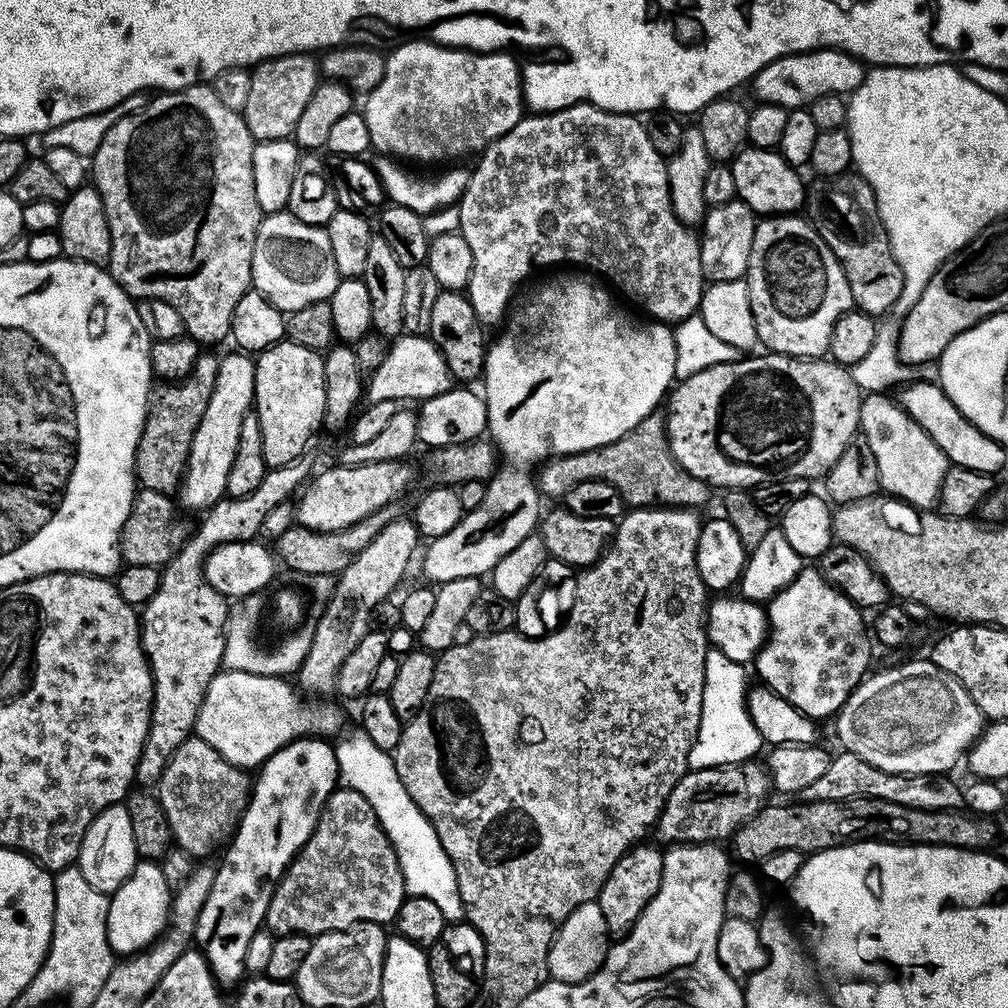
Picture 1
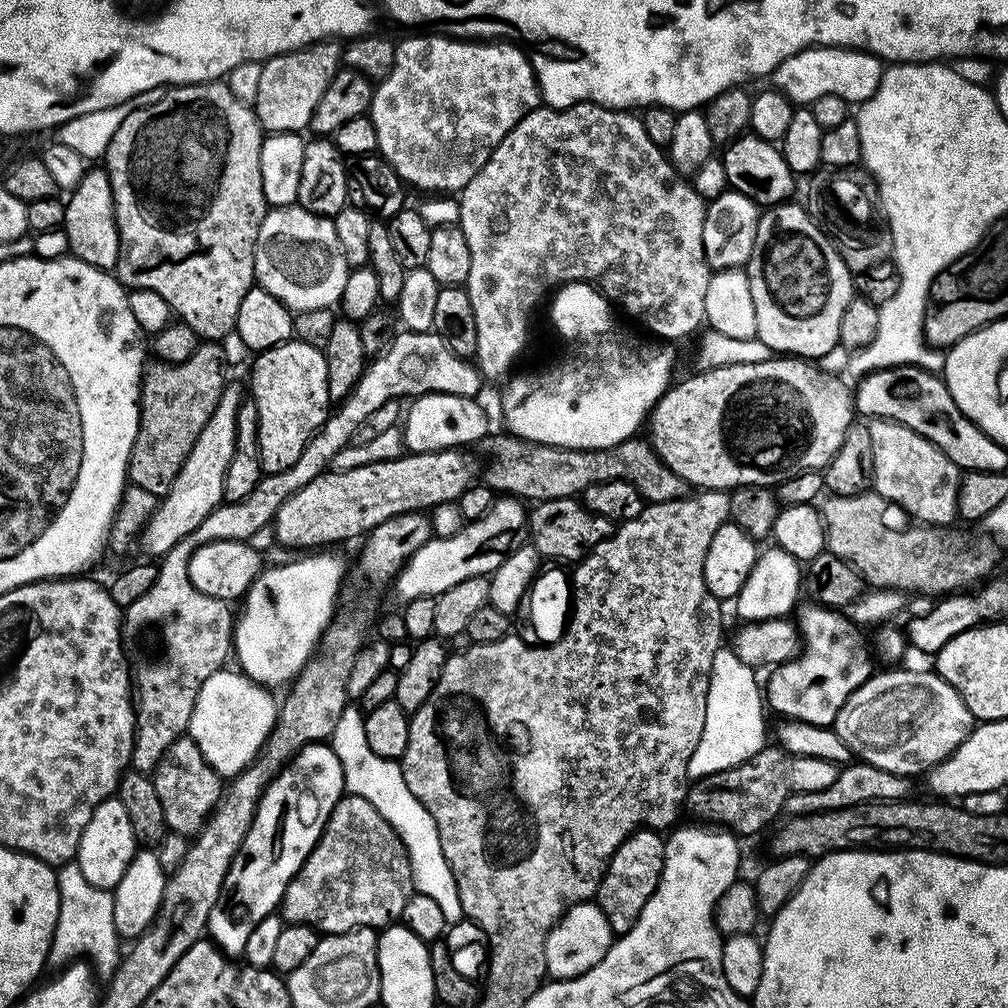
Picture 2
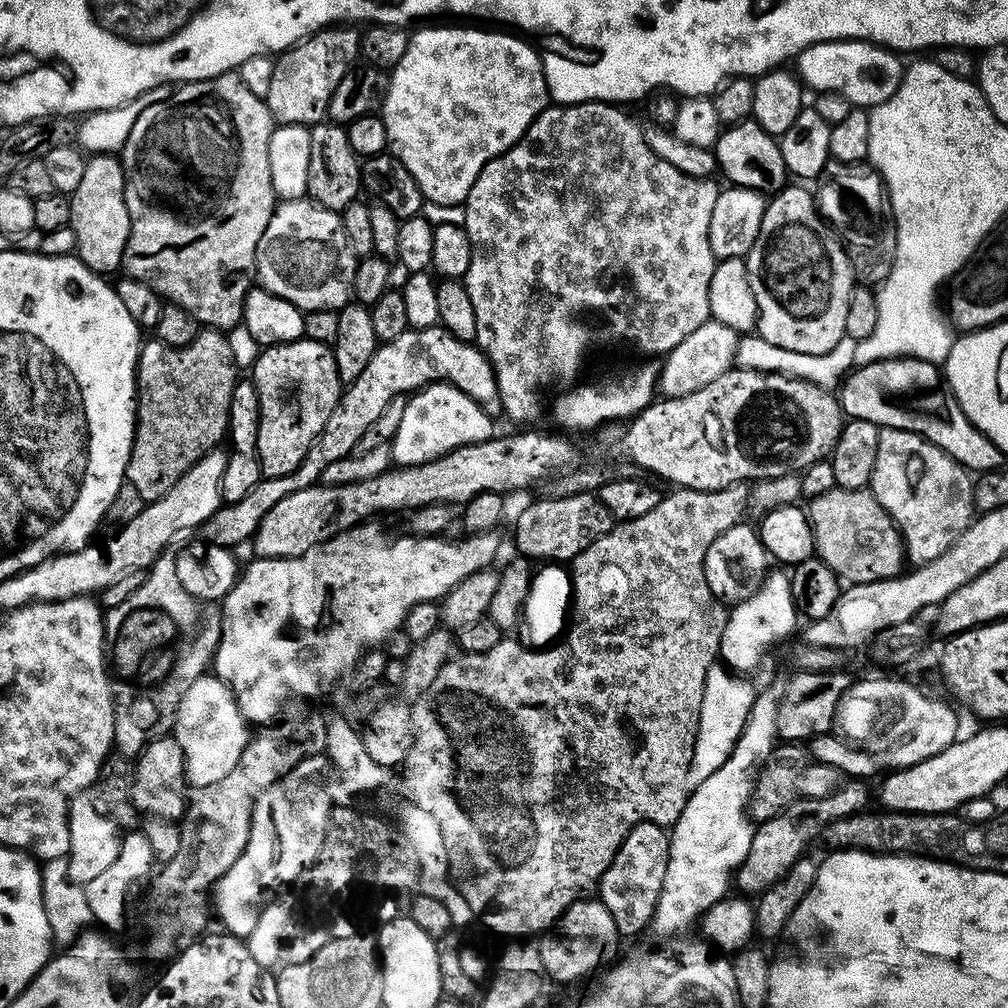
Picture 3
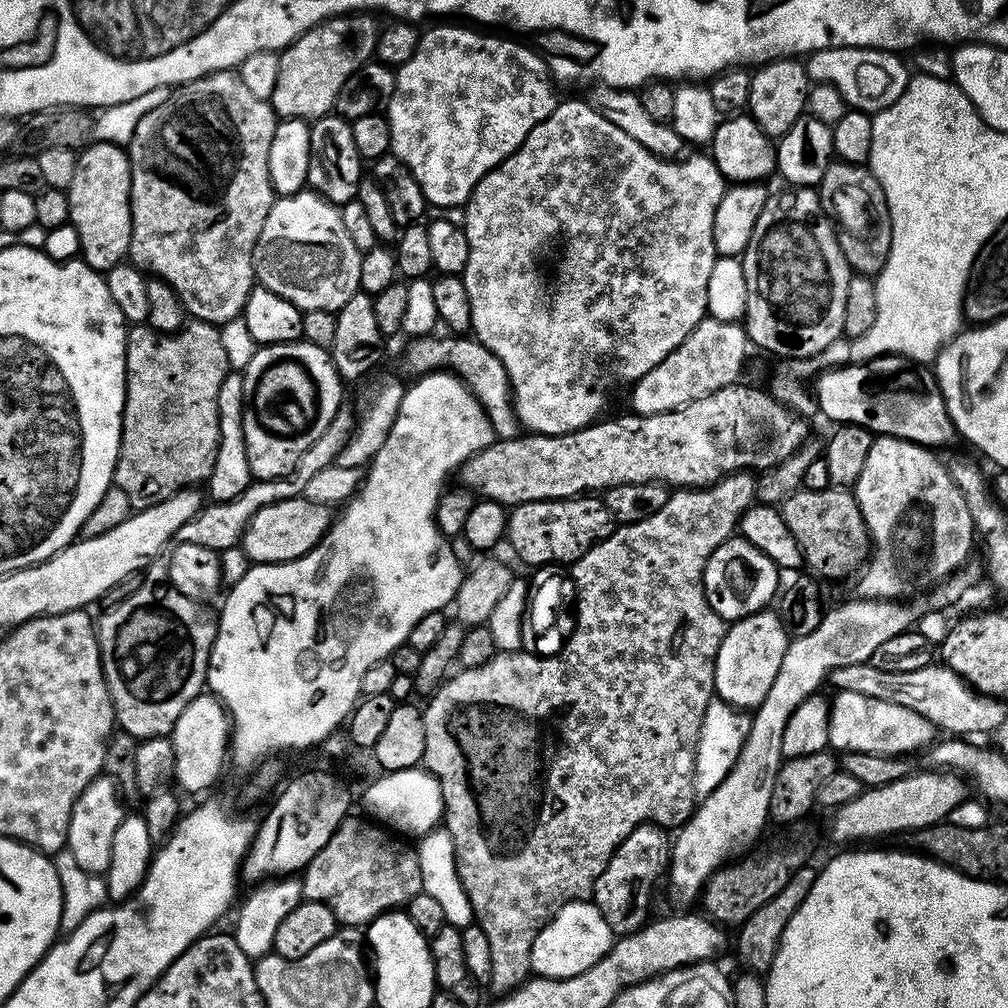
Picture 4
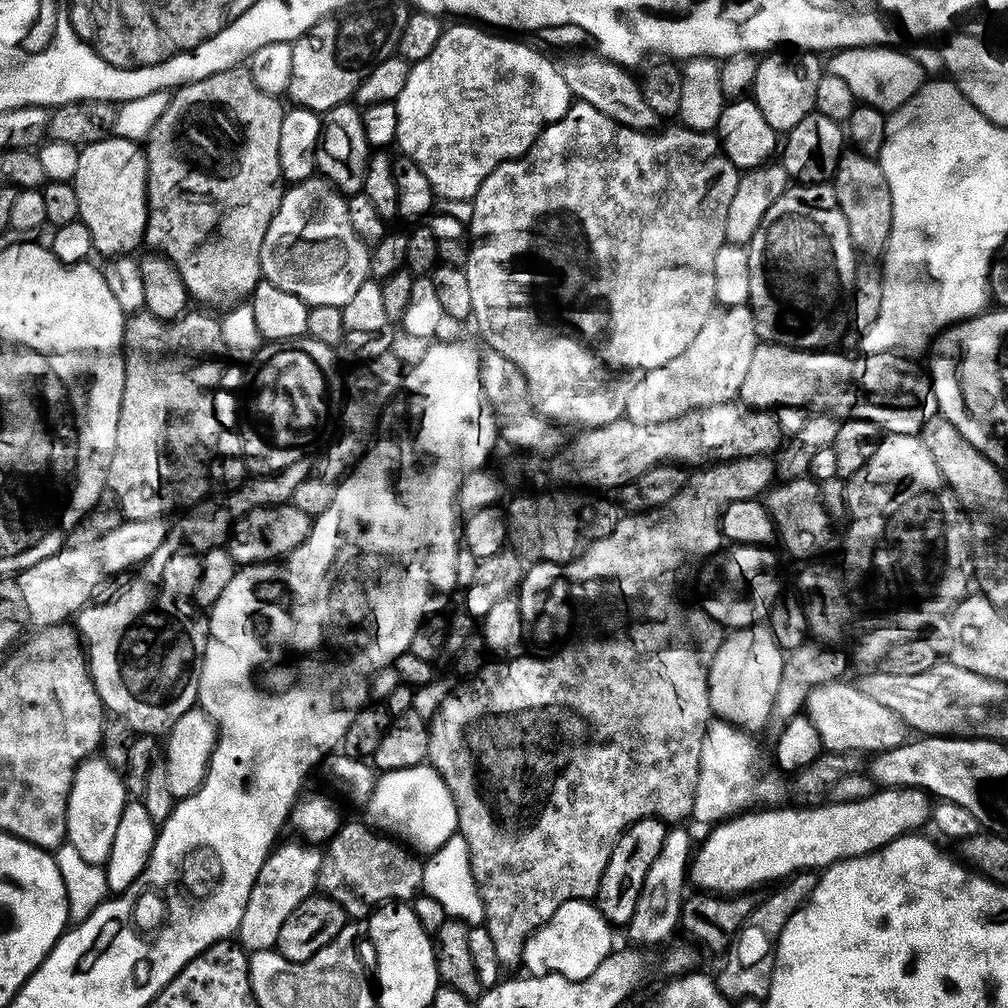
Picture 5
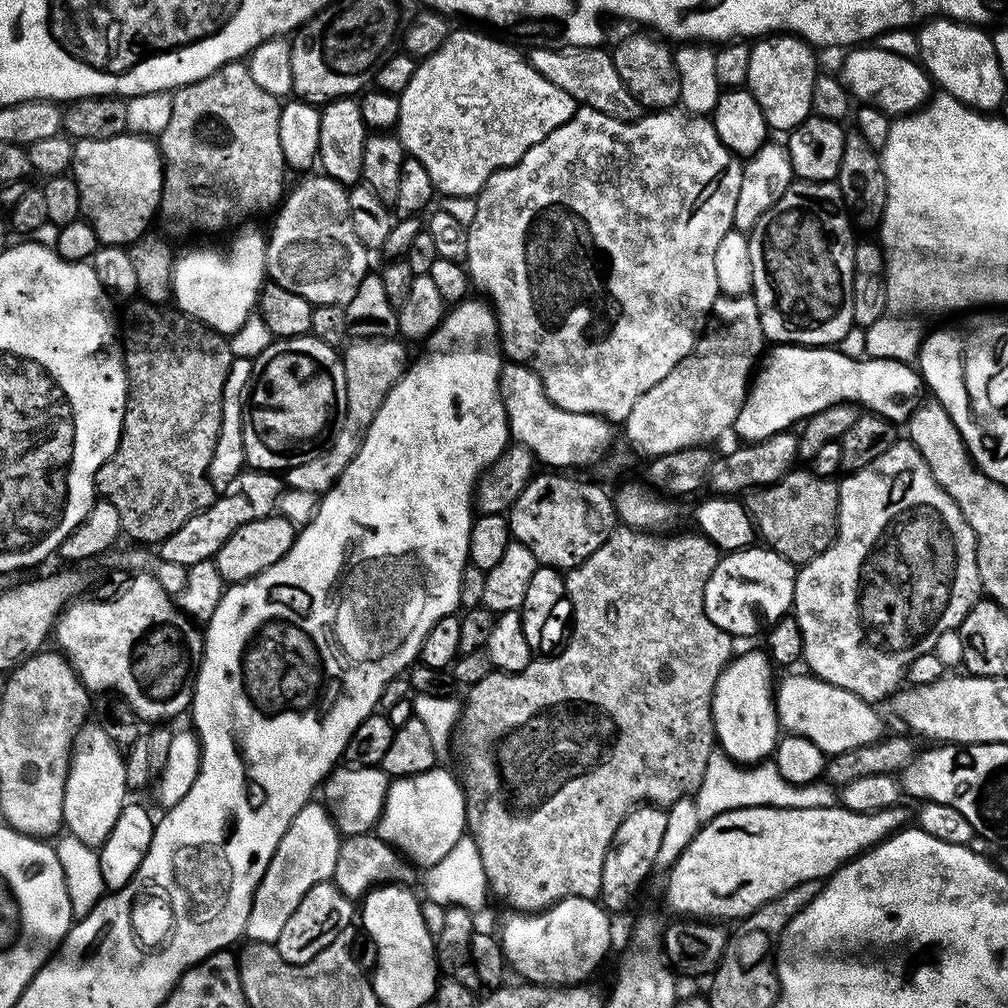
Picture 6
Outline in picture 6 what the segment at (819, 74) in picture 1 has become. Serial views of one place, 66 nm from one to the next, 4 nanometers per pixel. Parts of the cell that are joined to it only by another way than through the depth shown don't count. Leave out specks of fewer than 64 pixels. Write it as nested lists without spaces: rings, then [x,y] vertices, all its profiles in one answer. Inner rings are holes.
[[[876,46],[853,47],[844,65],[838,69],[838,75],[849,93],[861,105],[882,110],[889,118],[906,116],[923,108],[934,92],[933,81],[923,67],[915,59],[907,60],[896,52],[872,47]]]

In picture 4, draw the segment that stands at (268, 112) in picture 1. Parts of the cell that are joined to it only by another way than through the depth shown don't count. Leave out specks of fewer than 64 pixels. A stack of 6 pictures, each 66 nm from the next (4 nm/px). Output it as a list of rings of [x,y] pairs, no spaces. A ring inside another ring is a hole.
[[[345,14],[342,16],[333,16],[324,21],[323,24],[316,24],[310,30],[303,32],[298,39],[292,41],[287,48],[283,49],[279,53],[280,61],[278,62],[278,80],[274,82],[274,94],[270,101],[273,112],[276,113],[277,117],[286,120],[303,120],[305,122],[311,122],[319,118],[319,116],[329,115],[335,109],[336,99],[338,98],[338,90],[342,90],[342,85],[345,84],[346,78],[350,78],[350,74],[354,74],[354,70],[358,70],[362,65],[369,63],[375,57],[376,54],[376,43],[380,37],[382,31],[382,24],[379,24],[375,20],[375,15],[372,14]]]

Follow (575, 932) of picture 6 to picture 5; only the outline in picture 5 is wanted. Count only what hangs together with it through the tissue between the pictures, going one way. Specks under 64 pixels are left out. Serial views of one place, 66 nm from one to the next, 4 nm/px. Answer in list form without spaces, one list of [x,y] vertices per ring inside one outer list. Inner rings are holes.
[[[571,900],[552,915],[550,922],[538,930],[528,947],[527,971],[533,976],[562,974],[562,978],[581,980],[594,974],[594,966],[614,943],[612,929],[602,922],[598,910],[588,900]]]

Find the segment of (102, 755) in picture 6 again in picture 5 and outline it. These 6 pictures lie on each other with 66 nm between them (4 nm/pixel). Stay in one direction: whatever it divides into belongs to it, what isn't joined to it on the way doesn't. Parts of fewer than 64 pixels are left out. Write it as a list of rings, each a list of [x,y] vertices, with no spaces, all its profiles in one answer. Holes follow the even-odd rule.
[[[100,770],[93,771],[72,796],[68,807],[66,846],[88,868],[100,870],[108,863],[110,846],[114,842],[114,830],[118,830],[118,822],[122,822],[126,807],[126,788],[121,777],[115,776],[110,770],[98,771]]]

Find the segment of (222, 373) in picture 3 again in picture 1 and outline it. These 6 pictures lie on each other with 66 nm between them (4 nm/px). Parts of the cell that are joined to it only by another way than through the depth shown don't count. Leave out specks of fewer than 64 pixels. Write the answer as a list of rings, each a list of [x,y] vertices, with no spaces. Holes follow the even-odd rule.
[[[201,354],[196,359],[190,375],[185,376],[183,380],[168,382],[160,386],[164,388],[155,389],[146,418],[142,421],[140,437],[134,446],[134,476],[143,487],[169,494],[175,493],[179,489],[184,478],[184,470],[188,466],[188,455],[192,449],[194,430],[198,430],[198,422],[202,422],[202,414],[206,414],[206,406],[210,406],[210,394],[214,394],[214,386],[218,382],[219,365],[219,355]]]

